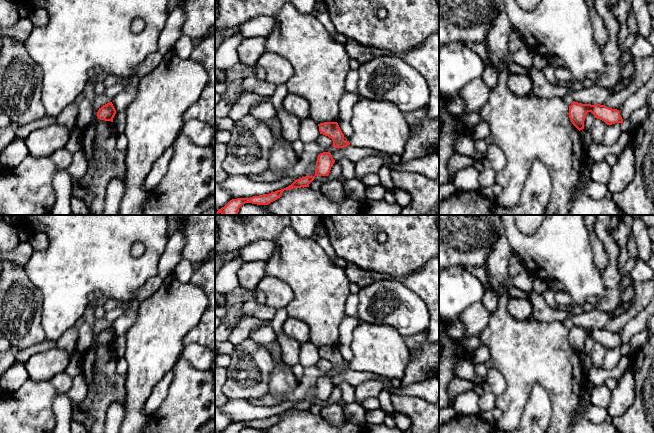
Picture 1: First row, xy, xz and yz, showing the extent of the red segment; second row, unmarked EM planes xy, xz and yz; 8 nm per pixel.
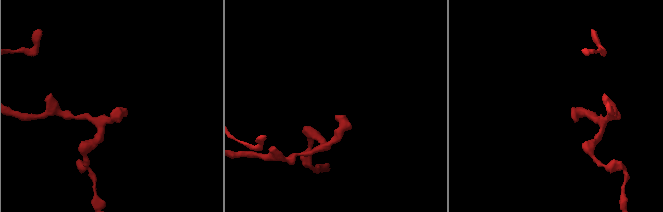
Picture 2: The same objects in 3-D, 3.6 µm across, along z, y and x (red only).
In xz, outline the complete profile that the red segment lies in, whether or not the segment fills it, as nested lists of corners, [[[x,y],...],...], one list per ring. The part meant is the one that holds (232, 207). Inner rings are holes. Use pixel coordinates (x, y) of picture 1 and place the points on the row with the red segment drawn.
[[[305,176],[295,180],[288,187],[271,192],[269,194],[253,196],[250,198],[237,198],[230,200],[224,207],[219,209],[217,213],[222,215],[238,215],[239,208],[245,203],[252,203],[257,205],[268,205],[271,202],[281,197],[284,190],[291,190],[293,188],[309,187],[309,184],[315,179],[315,176]]]

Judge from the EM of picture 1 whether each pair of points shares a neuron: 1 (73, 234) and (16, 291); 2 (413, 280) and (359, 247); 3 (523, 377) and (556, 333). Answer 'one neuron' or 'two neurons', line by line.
1: two neurons
2: two neurons
3: one neuron

